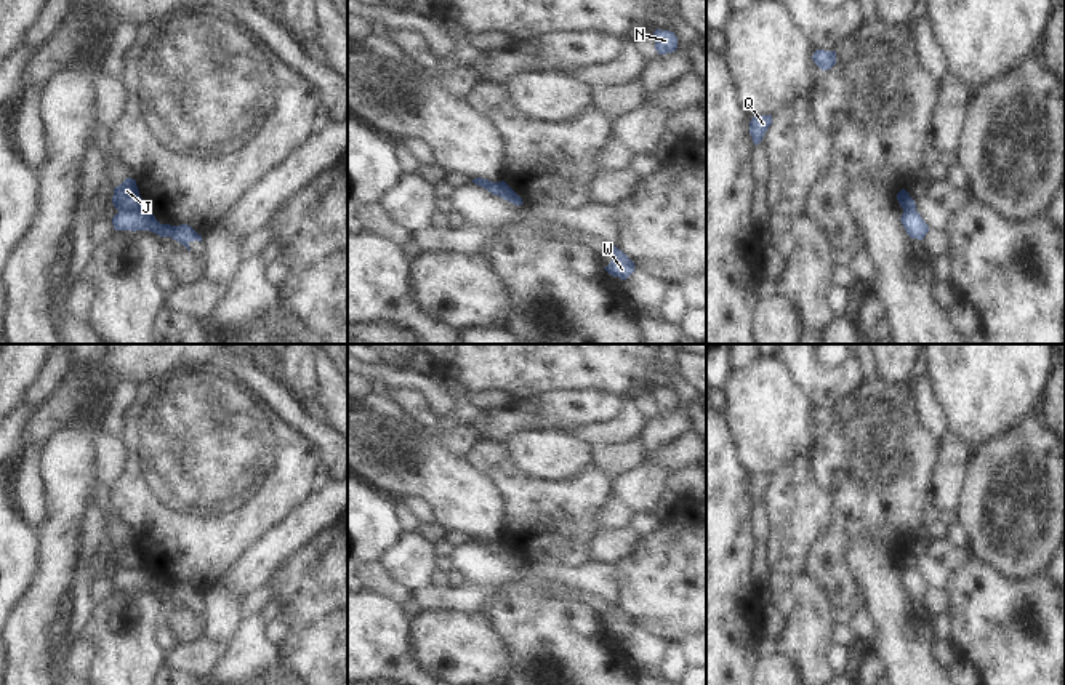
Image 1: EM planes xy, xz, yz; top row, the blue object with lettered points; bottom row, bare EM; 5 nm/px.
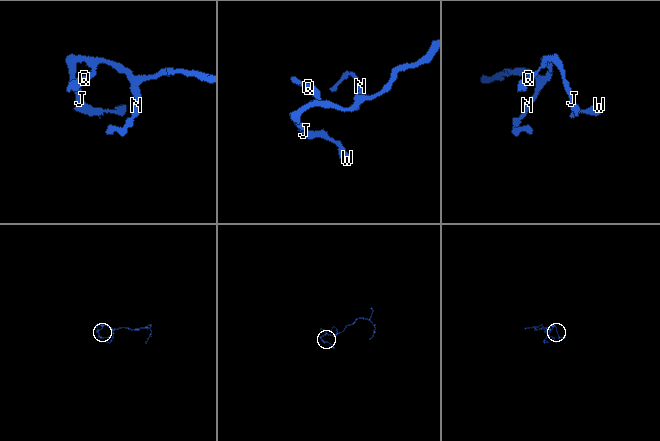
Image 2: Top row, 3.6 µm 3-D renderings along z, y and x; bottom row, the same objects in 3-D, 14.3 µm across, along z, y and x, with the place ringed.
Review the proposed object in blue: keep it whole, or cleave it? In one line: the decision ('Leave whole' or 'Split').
Split.

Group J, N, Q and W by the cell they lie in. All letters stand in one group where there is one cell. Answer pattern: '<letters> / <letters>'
J N Q / W

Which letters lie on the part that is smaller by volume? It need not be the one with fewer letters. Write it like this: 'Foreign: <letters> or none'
Foreign: W

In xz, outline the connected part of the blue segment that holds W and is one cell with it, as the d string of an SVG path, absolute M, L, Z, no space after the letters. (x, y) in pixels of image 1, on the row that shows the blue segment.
M612 245L612 261L604 267L610 275L626 280L634 272L634 262L615 245Z

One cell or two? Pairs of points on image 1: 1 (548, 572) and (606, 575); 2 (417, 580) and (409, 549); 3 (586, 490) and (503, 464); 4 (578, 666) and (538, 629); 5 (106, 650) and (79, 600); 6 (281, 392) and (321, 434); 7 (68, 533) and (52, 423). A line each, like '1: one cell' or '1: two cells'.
1: one cell
2: one cell
3: one cell
4: one cell
5: two cells
6: one cell
7: two cells

